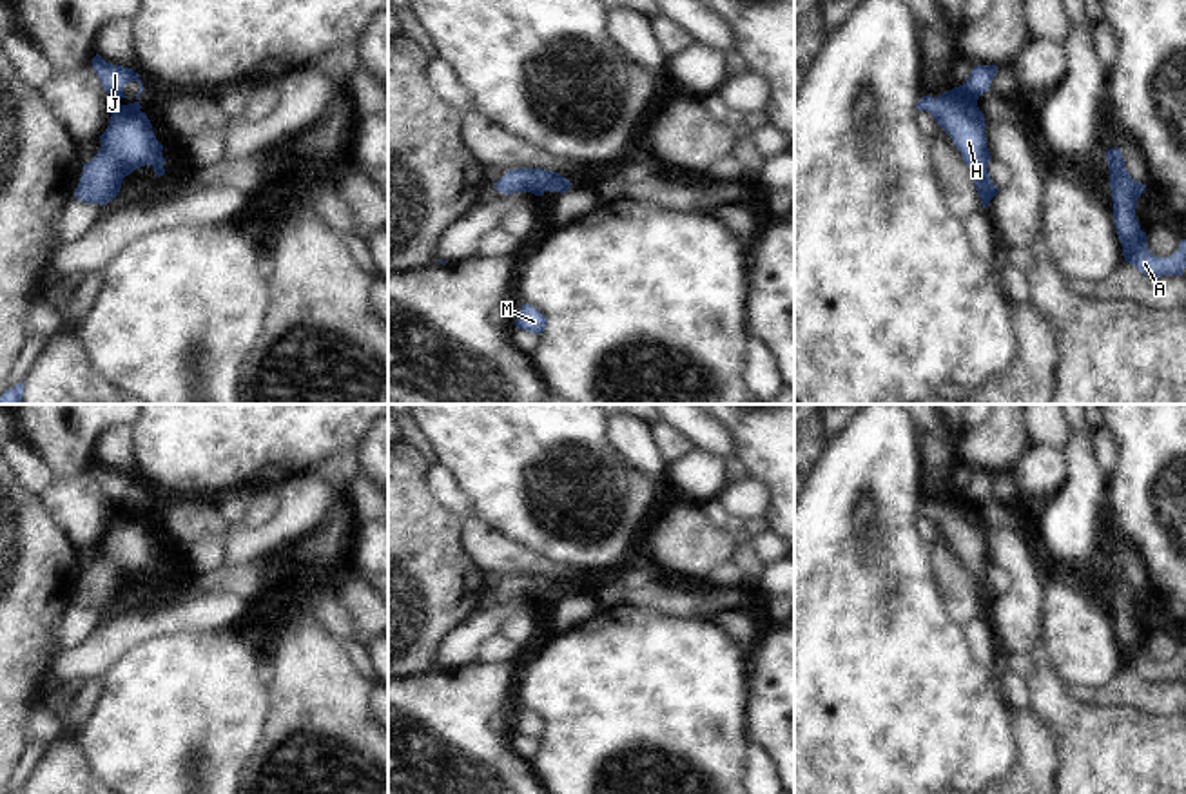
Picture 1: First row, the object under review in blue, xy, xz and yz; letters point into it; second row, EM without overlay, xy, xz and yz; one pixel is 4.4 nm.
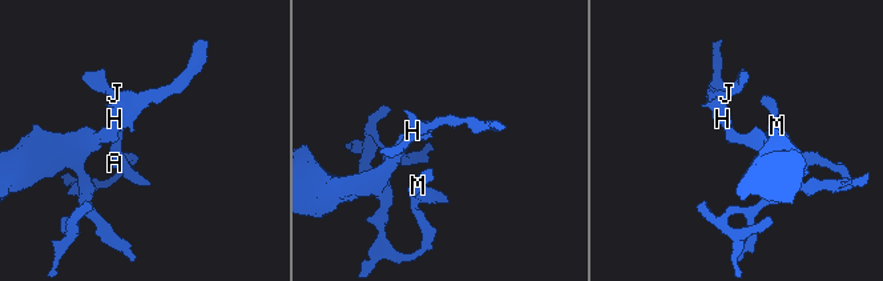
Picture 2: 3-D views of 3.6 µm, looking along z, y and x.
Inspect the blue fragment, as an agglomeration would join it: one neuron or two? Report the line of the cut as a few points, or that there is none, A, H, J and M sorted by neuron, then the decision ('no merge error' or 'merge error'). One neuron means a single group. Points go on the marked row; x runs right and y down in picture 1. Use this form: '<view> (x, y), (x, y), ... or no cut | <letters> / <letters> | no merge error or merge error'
no cut | A H J M | no merge error

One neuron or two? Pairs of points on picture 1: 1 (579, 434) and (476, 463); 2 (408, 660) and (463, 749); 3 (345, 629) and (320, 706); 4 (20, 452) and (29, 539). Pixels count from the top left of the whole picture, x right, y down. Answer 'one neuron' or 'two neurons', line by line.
1: one neuron
2: two neurons
3: two neurons
4: two neurons

